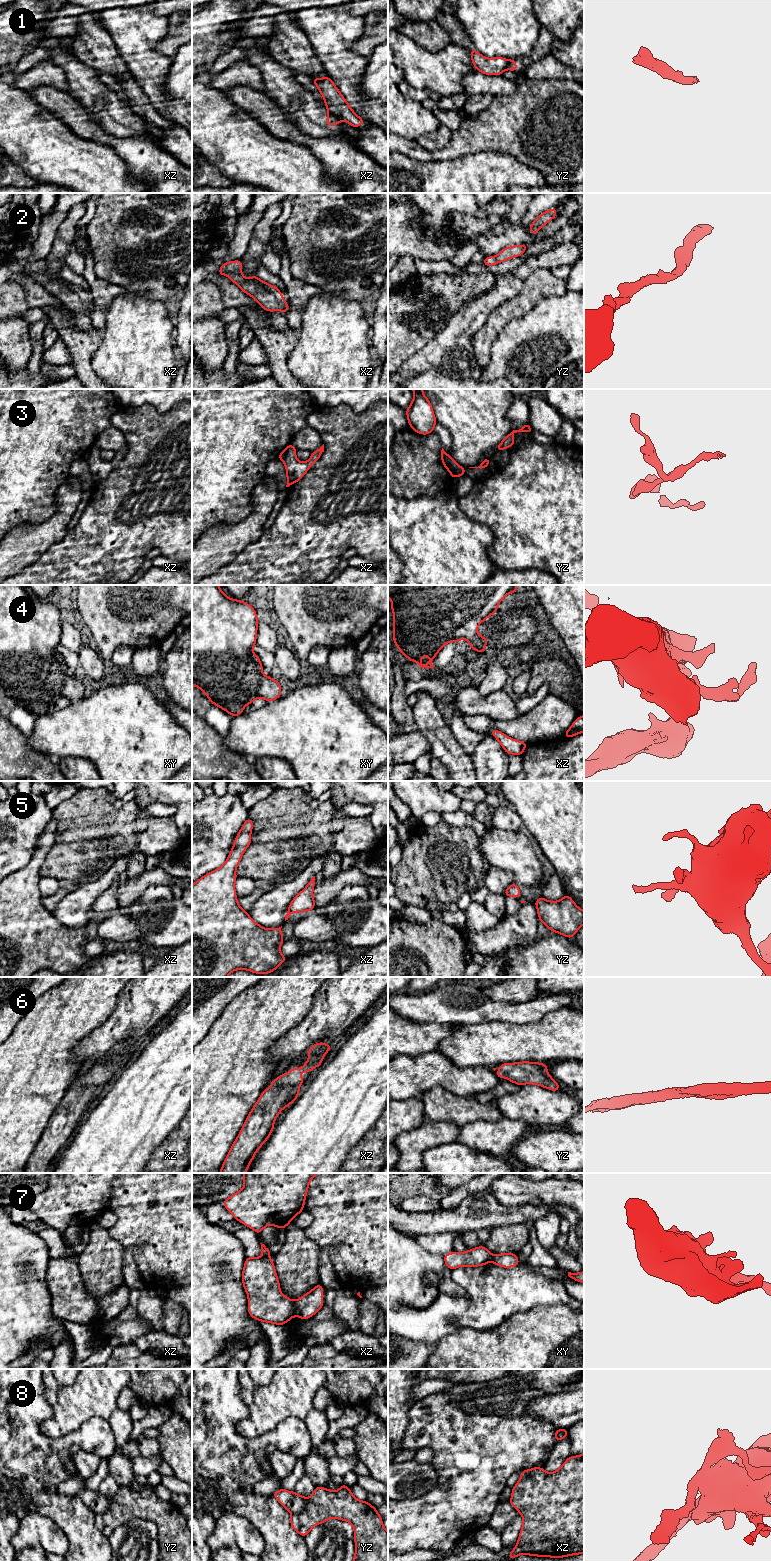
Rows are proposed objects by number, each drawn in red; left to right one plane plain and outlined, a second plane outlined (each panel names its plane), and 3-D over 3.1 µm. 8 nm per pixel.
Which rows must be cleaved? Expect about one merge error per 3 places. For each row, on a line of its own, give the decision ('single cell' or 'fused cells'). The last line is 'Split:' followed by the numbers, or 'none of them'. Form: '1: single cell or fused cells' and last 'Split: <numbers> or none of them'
1: fused cells
2: single cell
3: single cell
4: single cell
5: single cell
6: single cell
7: fused cells
8: fused cells
Split: 1, 7, 8

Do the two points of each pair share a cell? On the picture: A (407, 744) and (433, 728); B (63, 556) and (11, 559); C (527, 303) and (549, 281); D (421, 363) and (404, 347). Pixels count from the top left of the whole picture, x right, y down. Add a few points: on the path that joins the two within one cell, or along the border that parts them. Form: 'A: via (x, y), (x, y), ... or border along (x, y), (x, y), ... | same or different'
A: border along (418, 730), (427, 740), (428, 752) | different
B: border along (58, 542), (51, 545), (34, 563), (20, 570) | different
C: via (532, 298), (544, 286) | same
D: border along (432, 340), (410, 356), (398, 369) | different

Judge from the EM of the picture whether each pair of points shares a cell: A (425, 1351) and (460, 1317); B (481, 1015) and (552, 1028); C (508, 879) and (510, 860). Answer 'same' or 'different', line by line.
A: different
B: different
C: different

